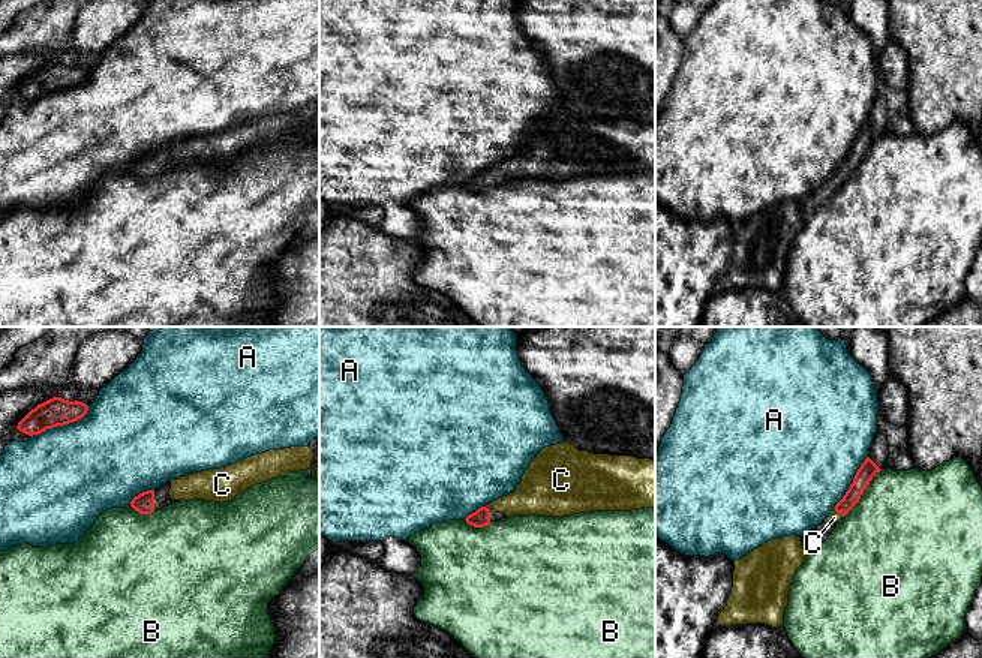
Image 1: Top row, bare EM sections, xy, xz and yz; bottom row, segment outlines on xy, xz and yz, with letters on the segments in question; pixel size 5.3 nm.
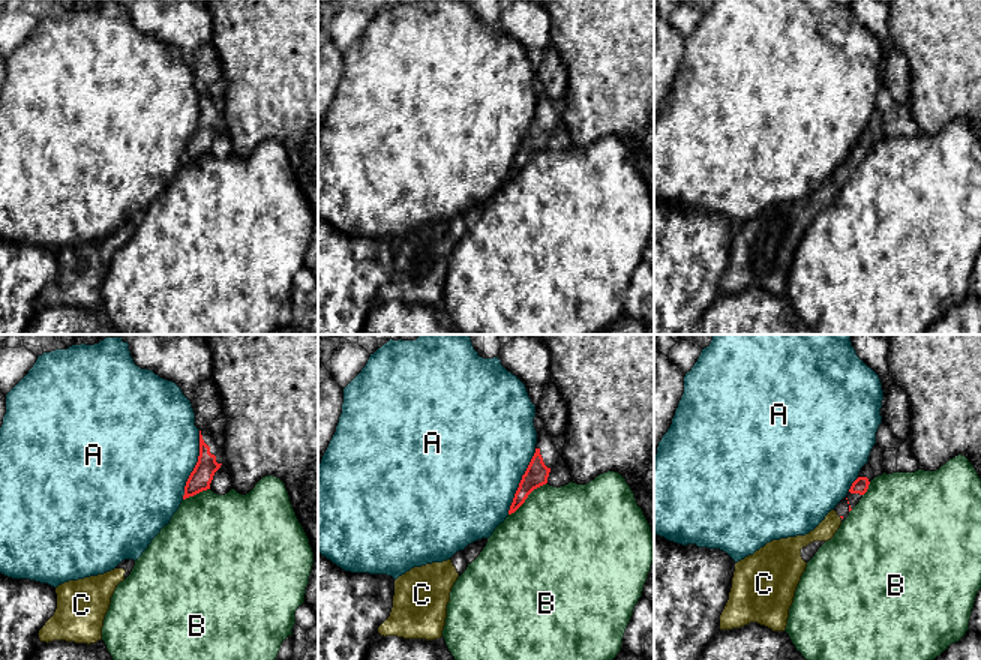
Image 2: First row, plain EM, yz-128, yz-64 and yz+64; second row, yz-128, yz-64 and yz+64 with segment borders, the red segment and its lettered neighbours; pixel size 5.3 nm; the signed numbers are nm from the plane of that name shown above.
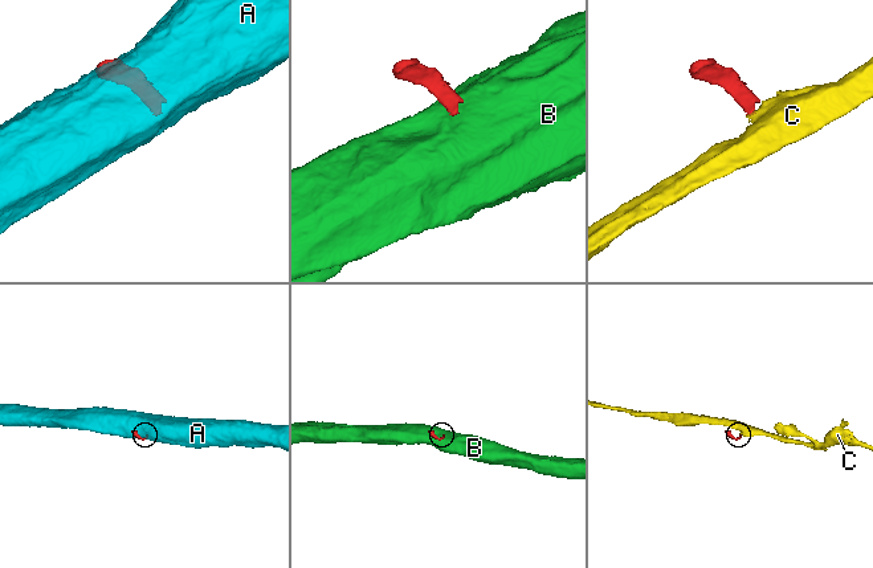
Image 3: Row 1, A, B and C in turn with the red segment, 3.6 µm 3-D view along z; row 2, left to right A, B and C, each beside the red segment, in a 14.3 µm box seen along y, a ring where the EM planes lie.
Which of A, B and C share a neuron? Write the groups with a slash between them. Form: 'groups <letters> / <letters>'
groups A / B / C

